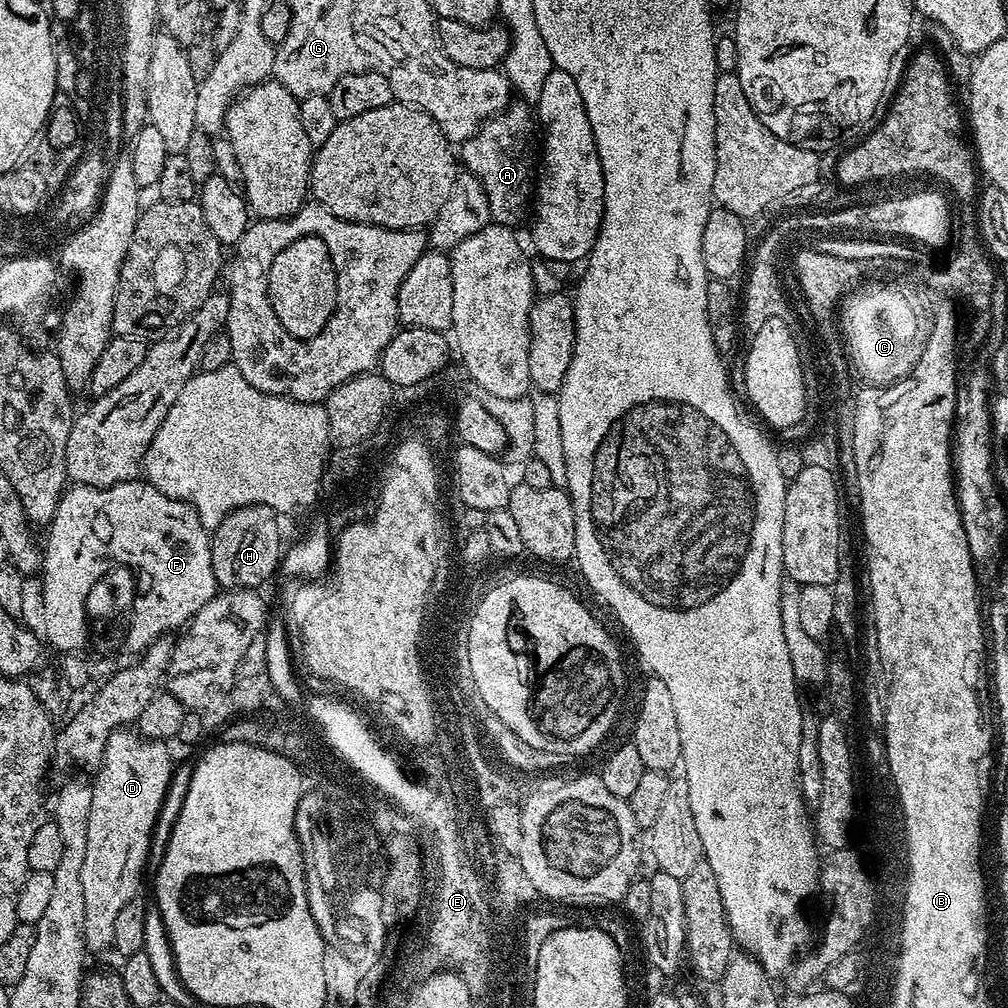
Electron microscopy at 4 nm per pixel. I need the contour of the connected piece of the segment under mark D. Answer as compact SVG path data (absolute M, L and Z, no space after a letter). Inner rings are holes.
M132 730L110 734L92 784L92 805L88 819L86 859L82 861L82 906L84 907L84 947L89 953L109 951L114 938L114 918L126 902L137 899L140 875L148 860L148 843L156 815L164 804L168 783L172 780L172 756L162 740L149 740Z

